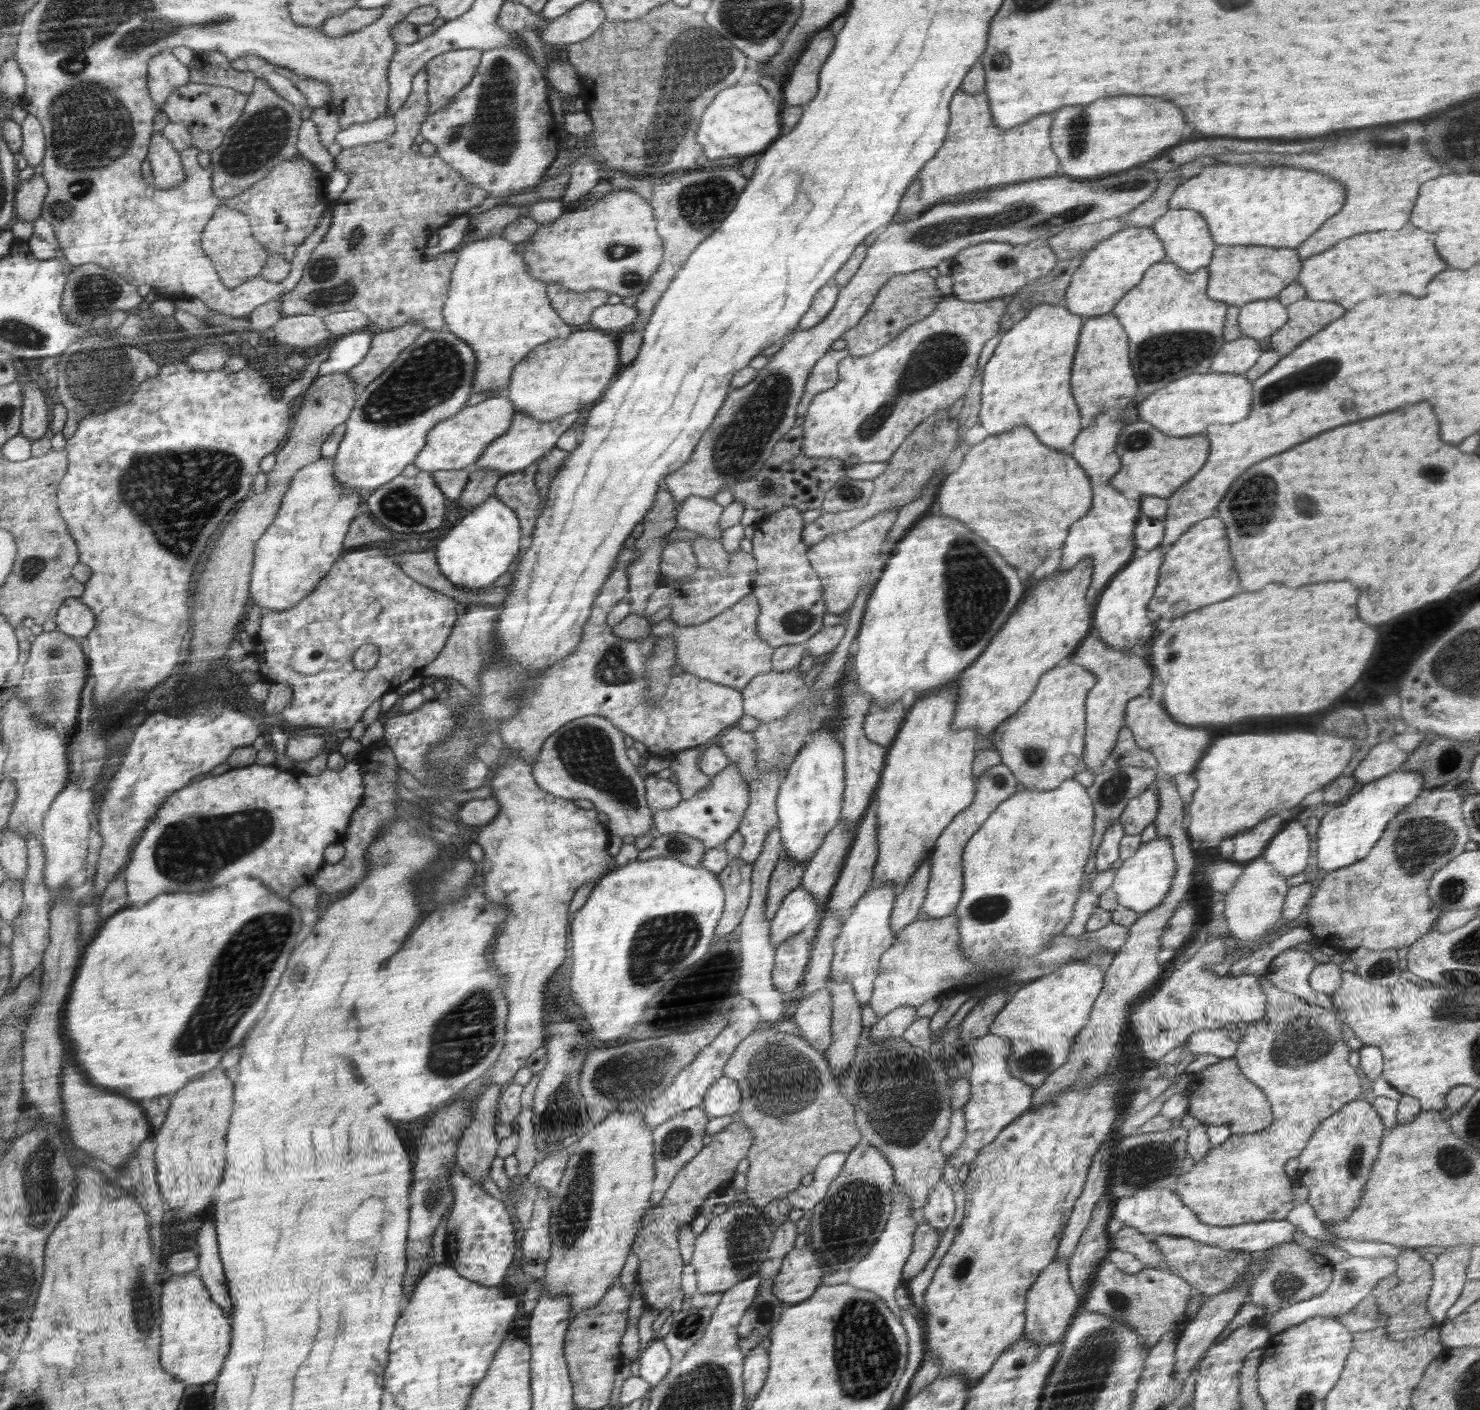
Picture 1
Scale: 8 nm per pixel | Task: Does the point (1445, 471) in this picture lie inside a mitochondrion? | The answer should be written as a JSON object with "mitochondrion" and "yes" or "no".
{"mitochondrion":"yes"}

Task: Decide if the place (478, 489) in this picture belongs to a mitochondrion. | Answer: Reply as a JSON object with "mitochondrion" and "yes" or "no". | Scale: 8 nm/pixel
{"mitochondrion":"no"}

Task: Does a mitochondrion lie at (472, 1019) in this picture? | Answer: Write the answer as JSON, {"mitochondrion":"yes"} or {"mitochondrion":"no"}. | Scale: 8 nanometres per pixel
{"mitochondrion":"yes"}

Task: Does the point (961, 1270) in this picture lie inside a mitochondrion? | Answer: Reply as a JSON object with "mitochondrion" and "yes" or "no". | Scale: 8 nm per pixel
{"mitochondrion":"yes"}

